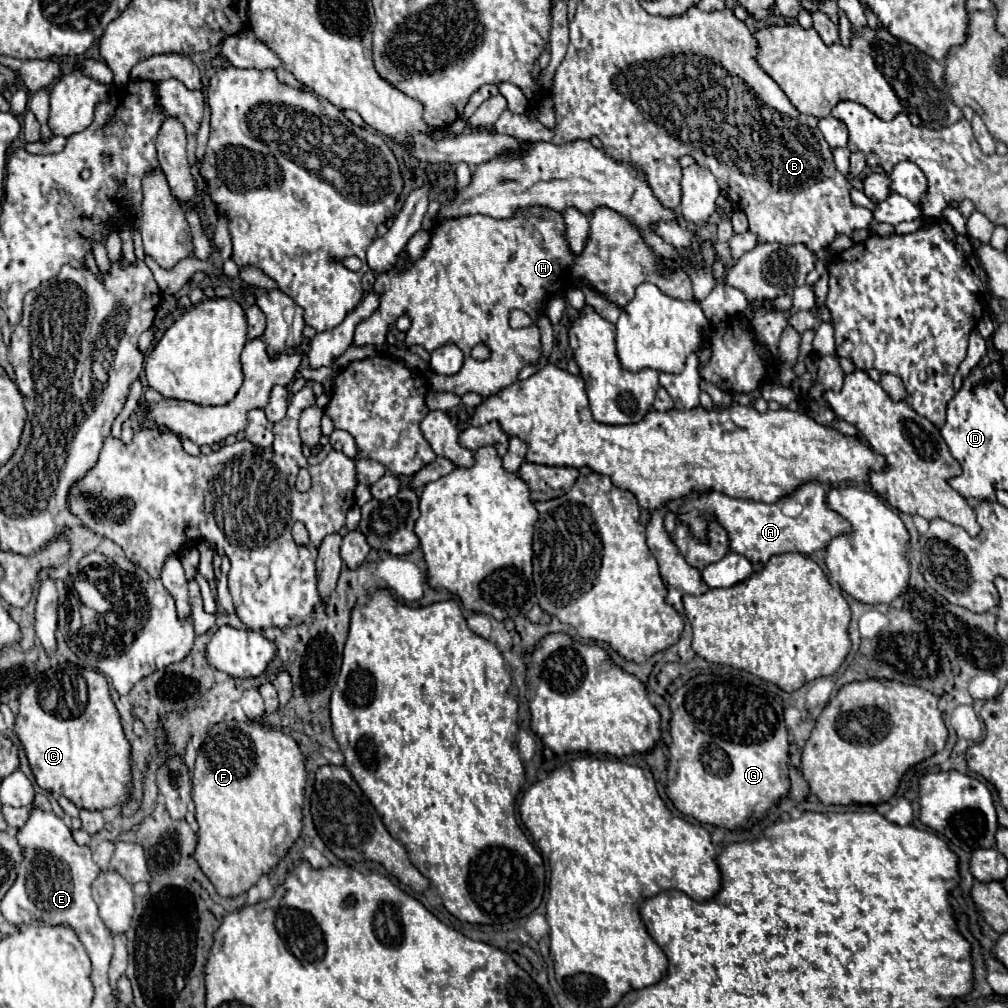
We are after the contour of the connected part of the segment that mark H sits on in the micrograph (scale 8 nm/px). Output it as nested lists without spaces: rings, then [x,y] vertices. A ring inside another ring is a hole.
[[[532,206],[528,210],[518,210],[512,218],[506,218],[506,220],[494,220],[494,218],[482,216],[482,214],[466,216],[460,220],[446,220],[430,232],[428,248],[424,250],[424,254],[418,260],[408,260],[406,252],[402,252],[398,262],[394,264],[394,268],[378,274],[374,292],[380,296],[380,308],[372,316],[368,316],[368,320],[362,320],[356,326],[354,346],[366,346],[366,344],[380,346],[382,334],[388,332],[388,326],[394,324],[400,316],[408,316],[412,320],[412,326],[406,332],[404,341],[406,346],[422,346],[424,350],[432,352],[438,346],[452,342],[452,344],[460,346],[464,352],[464,366],[460,368],[460,372],[454,376],[439,375],[438,388],[434,386],[432,390],[452,392],[456,396],[462,396],[466,392],[476,392],[480,396],[492,396],[492,394],[498,394],[500,390],[508,388],[510,384],[514,384],[518,380],[520,370],[524,366],[538,364],[540,356],[542,356],[540,328],[536,324],[518,328],[518,330],[512,330],[508,326],[508,318],[514,308],[524,310],[536,322],[536,318],[542,310],[544,298],[548,300],[550,296],[558,296],[560,292],[566,292],[566,288],[570,288],[570,286],[574,288],[580,282],[596,288],[596,292],[600,292],[608,302],[616,304],[618,308],[624,308],[624,304],[628,304],[628,300],[632,300],[636,286],[642,282],[648,282],[648,280],[672,298],[694,300],[690,276],[684,270],[676,270],[676,272],[672,272],[672,276],[664,276],[664,272],[656,272],[656,268],[660,268],[660,264],[668,266],[668,260],[662,256],[656,256],[650,250],[650,246],[644,242],[642,232],[630,220],[624,220],[624,216],[620,216],[618,212],[612,212],[610,208],[596,208],[596,212],[592,212],[590,236],[584,244],[584,250],[578,256],[568,246],[564,216],[560,212],[552,212],[550,208]],[[516,284],[522,284],[526,292],[518,294]],[[476,344],[484,344],[490,350],[490,356],[482,362],[474,360],[470,356],[470,350]]]

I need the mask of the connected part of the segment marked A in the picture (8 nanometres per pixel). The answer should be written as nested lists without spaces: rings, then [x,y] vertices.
[[[806,482],[800,488],[796,488],[796,500],[804,506],[800,516],[788,518],[782,514],[782,502],[774,504],[764,504],[764,502],[754,502],[754,500],[740,500],[740,498],[728,498],[726,494],[720,492],[710,492],[702,494],[694,500],[686,500],[682,506],[676,508],[676,520],[696,536],[696,540],[704,540],[708,536],[708,516],[712,516],[726,532],[730,552],[738,552],[746,556],[750,562],[762,562],[766,564],[774,554],[784,554],[784,552],[800,552],[800,554],[812,554],[822,550],[828,540],[840,534],[850,532],[848,520],[842,516],[836,516],[836,512],[828,510],[826,506],[826,488],[820,482]]]

